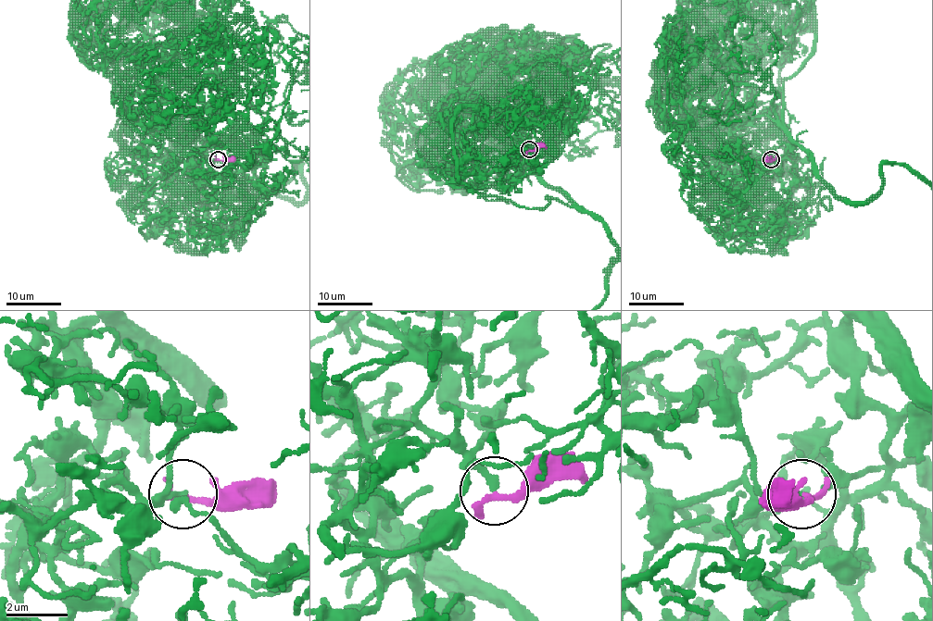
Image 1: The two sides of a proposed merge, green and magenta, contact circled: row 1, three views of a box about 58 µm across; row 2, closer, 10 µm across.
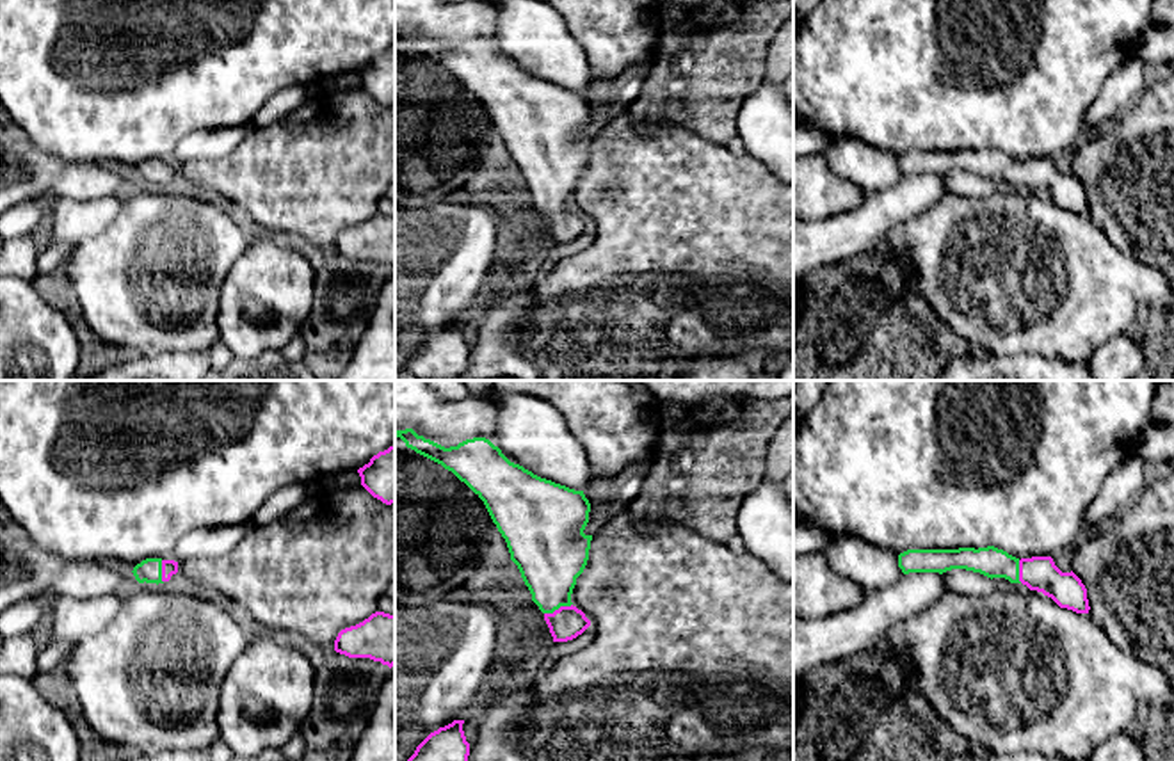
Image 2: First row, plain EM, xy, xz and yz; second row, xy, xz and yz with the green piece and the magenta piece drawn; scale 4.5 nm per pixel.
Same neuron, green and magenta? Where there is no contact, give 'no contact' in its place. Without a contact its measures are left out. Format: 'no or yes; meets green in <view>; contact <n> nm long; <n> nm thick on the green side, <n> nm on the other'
yes; meets green in xz; contact 140 nm long; 320 nm thick on the green side, 150 nm on the other

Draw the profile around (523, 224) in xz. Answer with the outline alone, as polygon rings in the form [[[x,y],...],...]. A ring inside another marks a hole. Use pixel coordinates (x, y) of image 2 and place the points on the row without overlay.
[[[516,165],[484,172],[475,185],[454,192],[450,199],[461,204],[491,204],[503,212],[502,254],[507,260],[535,258],[537,244],[553,244],[544,215],[532,203]]]

